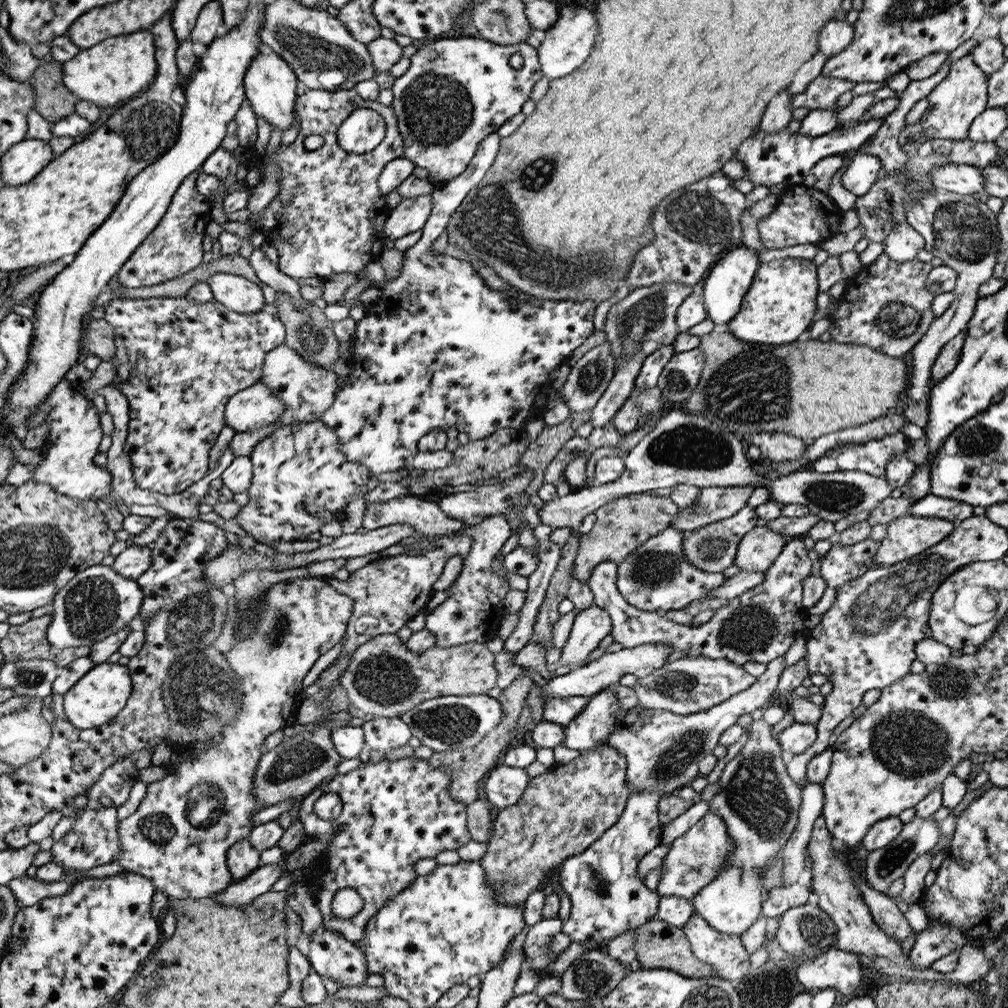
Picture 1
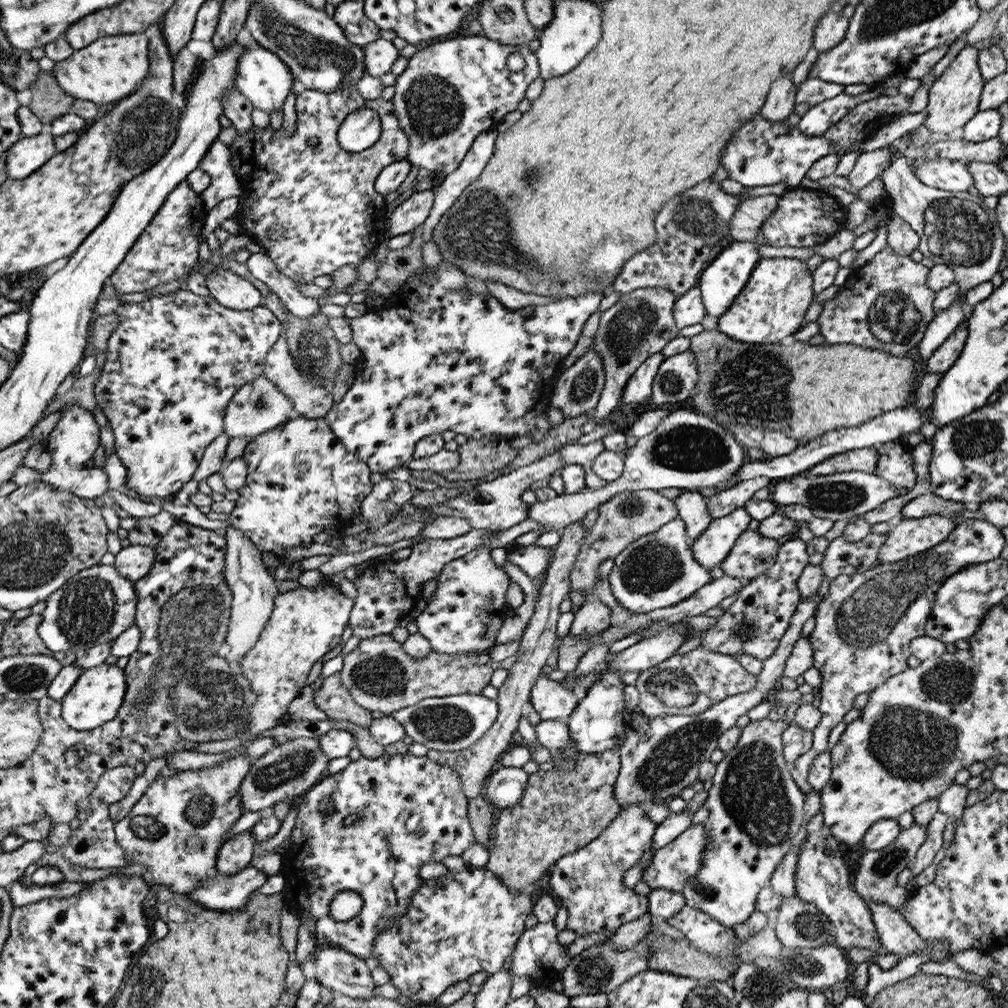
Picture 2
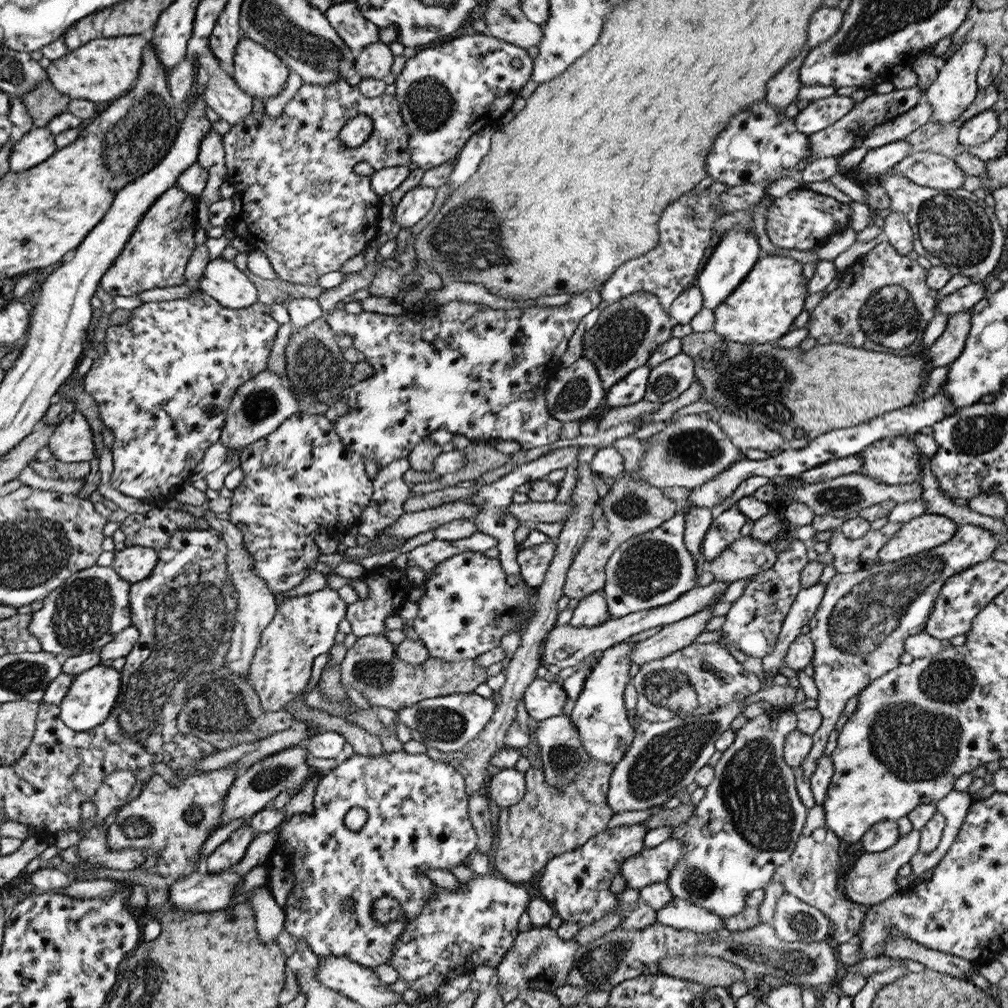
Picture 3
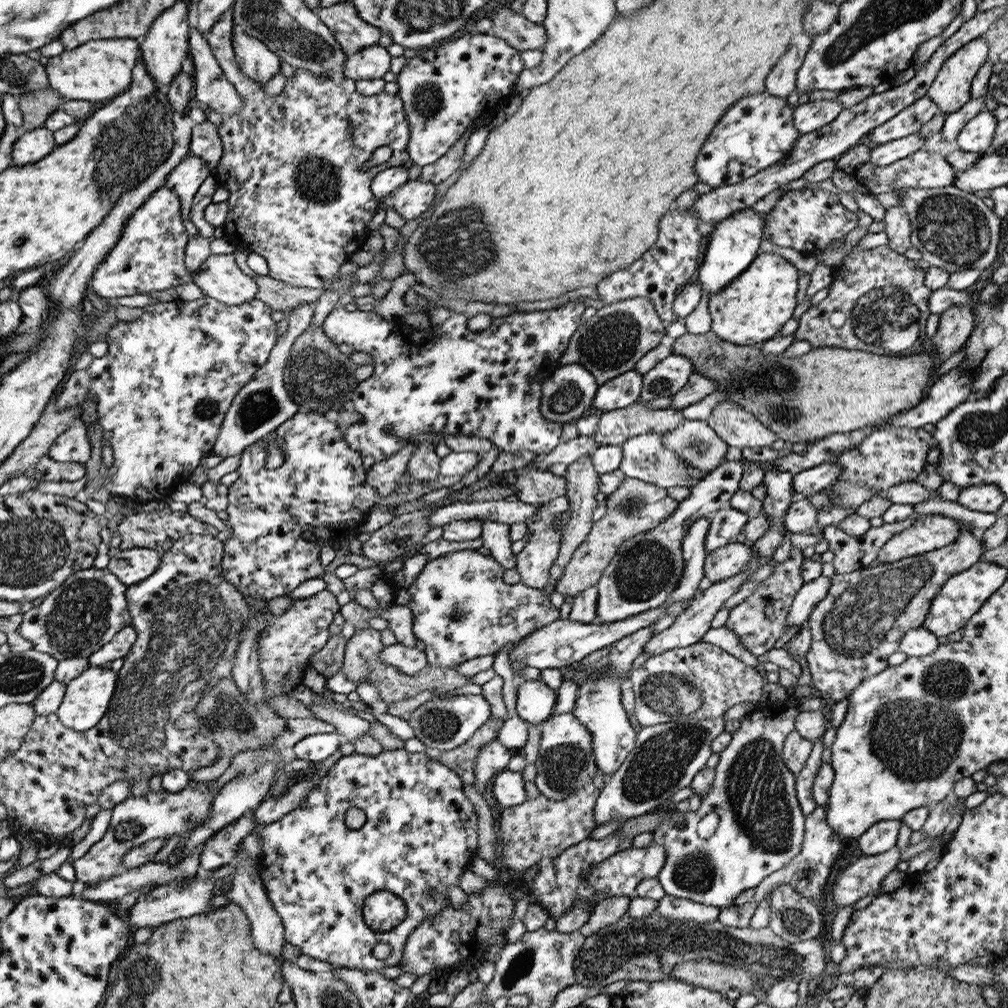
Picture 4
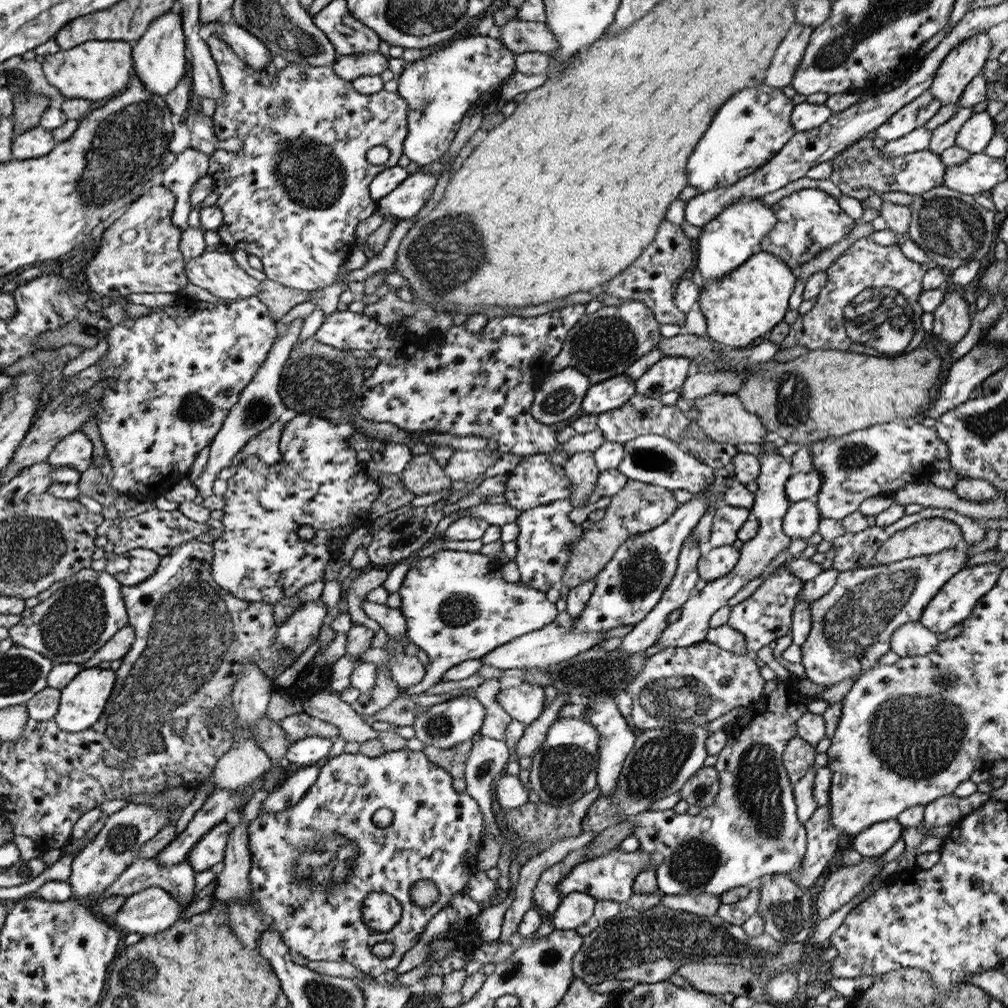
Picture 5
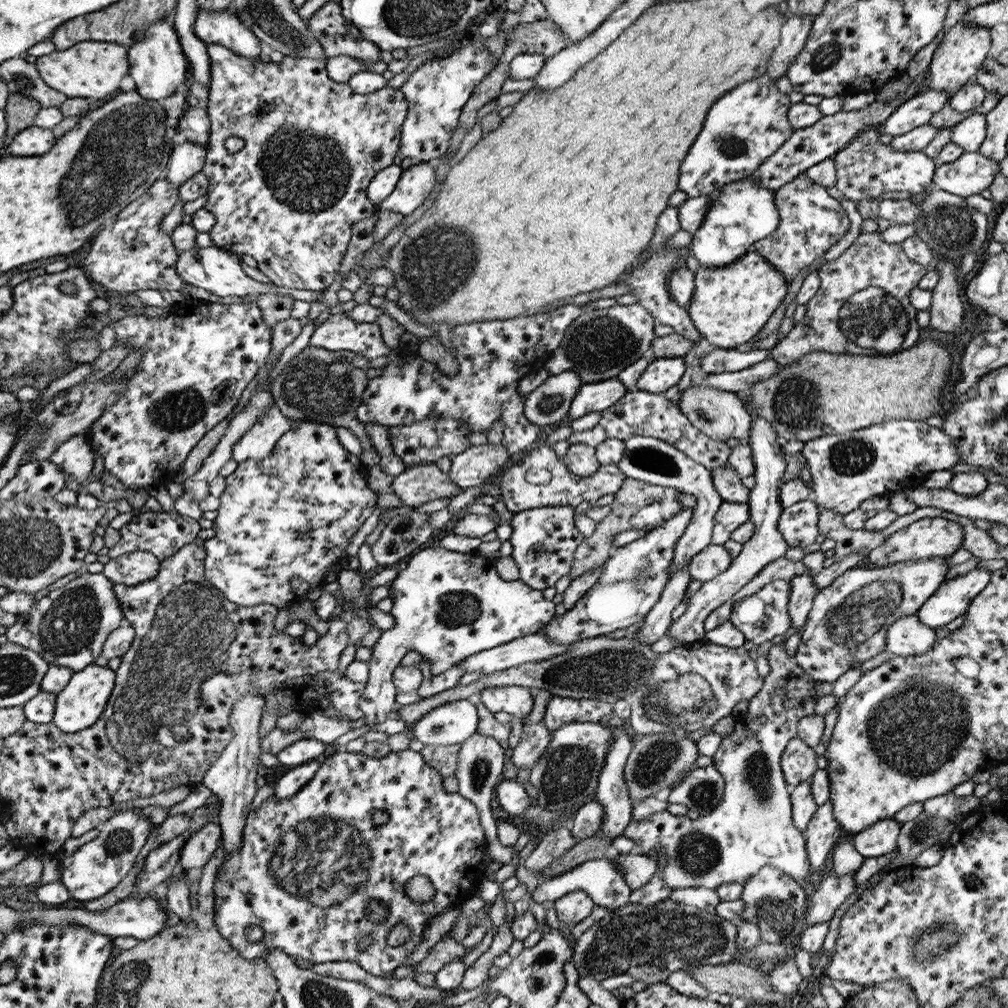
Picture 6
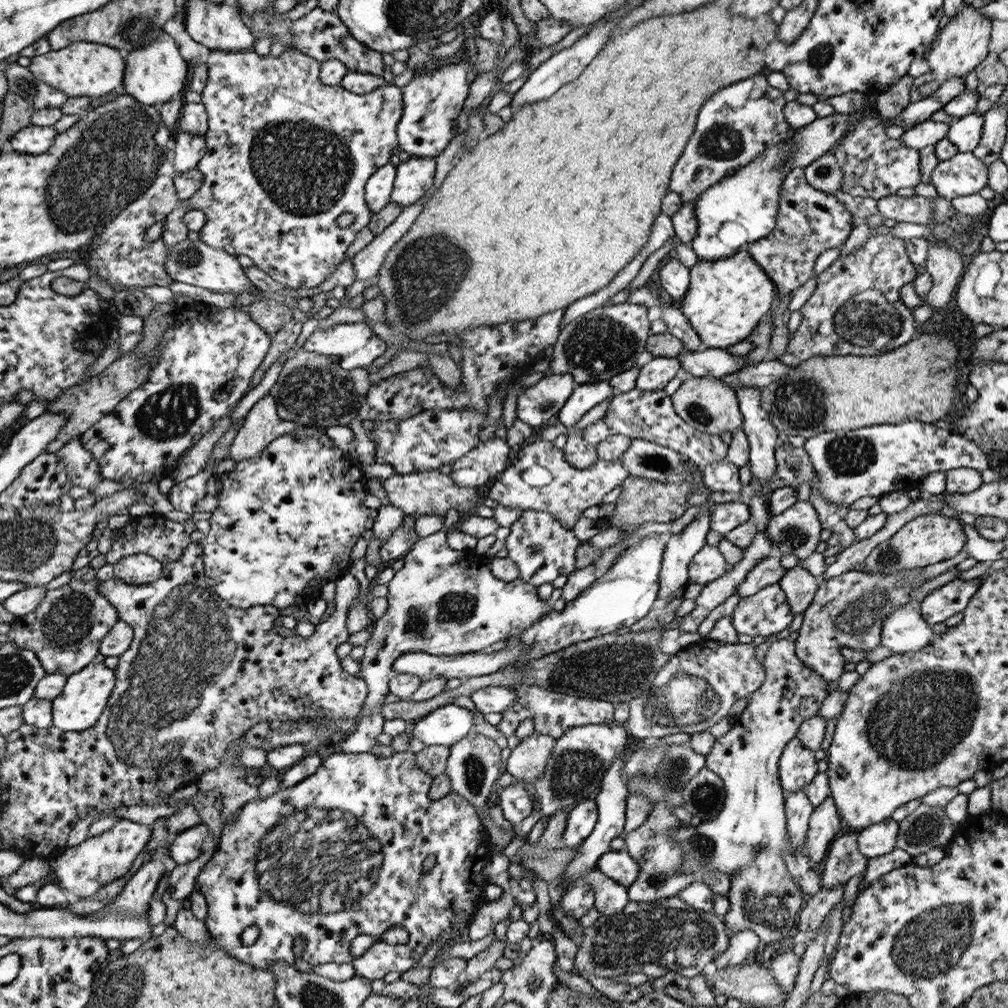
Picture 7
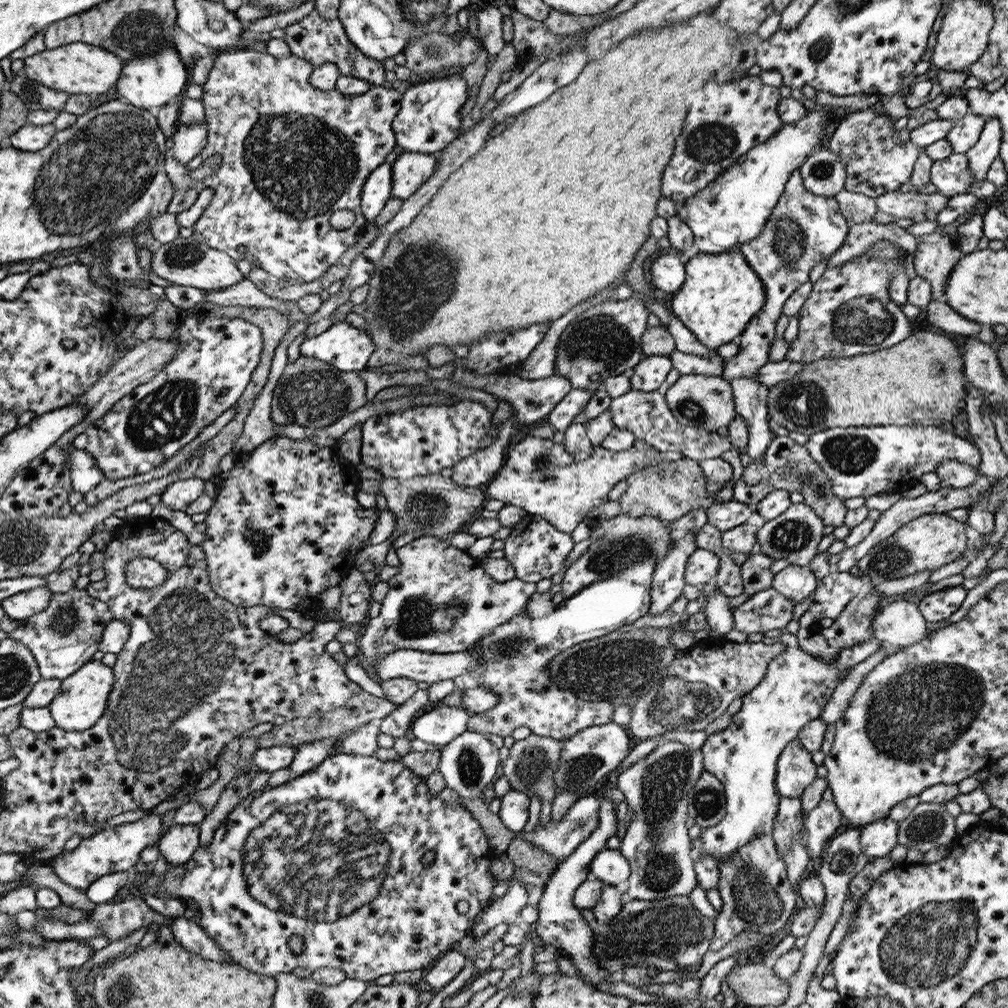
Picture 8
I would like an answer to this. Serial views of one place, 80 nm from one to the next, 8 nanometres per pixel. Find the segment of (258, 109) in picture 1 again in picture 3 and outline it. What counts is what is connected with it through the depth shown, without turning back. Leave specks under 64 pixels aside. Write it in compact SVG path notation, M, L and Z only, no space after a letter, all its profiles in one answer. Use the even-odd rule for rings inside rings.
M242 38L234 54L232 78L245 94L261 98L264 103L278 96L290 74L285 62L262 44Z

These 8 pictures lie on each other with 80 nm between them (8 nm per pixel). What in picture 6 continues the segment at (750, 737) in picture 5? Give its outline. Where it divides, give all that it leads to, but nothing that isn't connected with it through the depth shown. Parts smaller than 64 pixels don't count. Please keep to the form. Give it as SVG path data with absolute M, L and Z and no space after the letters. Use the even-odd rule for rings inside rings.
M780 643L773 645L767 652L767 660L769 662L770 672L768 676L763 678L763 685L760 692L758 692L754 698L749 700L748 713L746 714L744 724L742 724L742 726L736 726L736 728L734 727L734 730L722 739L720 748L714 753L713 766L720 772L720 775L722 775L722 779L724 779L725 782L723 799L718 803L718 806L710 812L710 814L700 816L696 820L691 820L687 816L678 817L672 815L665 809L660 812L652 813L652 815L649 815L640 821L631 821L631 823L624 829L623 835L626 838L641 842L641 848L636 848L636 850L640 850L640 854L648 854L649 850L656 845L660 845L666 851L668 860L662 873L665 887L670 887L672 890L692 887L704 887L715 890L717 886L723 884L738 883L740 885L745 883L749 876L758 872L762 865L778 867L782 872L790 875L793 879L804 878L804 881L806 881L811 875L810 863L806 852L805 833L798 830L796 826L794 826L794 821L792 820L792 807L789 797L790 789L786 784L786 779L784 779L784 774L782 773L781 756L788 742L797 736L797 723L801 721L801 718L815 714L815 706L820 697L819 692L815 689L818 682L812 680L810 675L795 661L795 659L788 655L784 644Z

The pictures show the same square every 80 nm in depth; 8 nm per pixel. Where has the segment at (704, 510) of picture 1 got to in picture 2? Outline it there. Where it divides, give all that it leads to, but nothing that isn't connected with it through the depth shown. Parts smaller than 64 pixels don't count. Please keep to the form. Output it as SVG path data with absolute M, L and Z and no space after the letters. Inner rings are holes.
M759 476L756 478L749 478L735 483L725 492L707 496L705 498L706 510L710 514L710 520L722 518L732 514L732 511L743 508L746 502L749 502L754 493L764 487L771 487L773 480L767 476Z

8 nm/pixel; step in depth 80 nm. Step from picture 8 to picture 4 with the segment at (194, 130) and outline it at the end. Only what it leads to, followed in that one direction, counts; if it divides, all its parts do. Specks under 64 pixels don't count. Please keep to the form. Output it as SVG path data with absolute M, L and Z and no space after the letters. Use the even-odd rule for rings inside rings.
M192 152L186 160L174 167L167 176L165 187L172 189L180 199L180 217L188 236L198 235L198 229L190 219L190 208L194 195L208 175L212 174L206 162L193 156Z

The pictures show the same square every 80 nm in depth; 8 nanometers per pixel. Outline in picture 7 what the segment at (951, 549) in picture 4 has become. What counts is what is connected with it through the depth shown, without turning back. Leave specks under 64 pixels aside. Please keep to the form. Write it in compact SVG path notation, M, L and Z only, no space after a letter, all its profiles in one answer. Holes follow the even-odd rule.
M861 567L840 576L820 580L818 590L812 602L803 612L802 628L798 630L795 642L796 656L824 680L835 686L835 682L846 671L848 665L842 654L846 648L856 651L870 652L880 643L882 621L895 609L910 603L908 594L912 589L920 587L924 582L932 579L920 579L926 568L908 569L898 573L864 573ZM912 578L916 580L911 586ZM898 582L898 585L896 585Z

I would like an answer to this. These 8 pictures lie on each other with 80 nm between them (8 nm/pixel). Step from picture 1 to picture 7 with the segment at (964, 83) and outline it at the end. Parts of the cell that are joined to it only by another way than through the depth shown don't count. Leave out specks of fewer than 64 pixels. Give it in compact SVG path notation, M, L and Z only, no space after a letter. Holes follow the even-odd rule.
M966 4L956 16L950 18L938 36L938 46L926 54L934 80L942 85L953 77L964 79L968 73L975 70L989 54L991 29L992 21L984 18L978 9L969 4Z

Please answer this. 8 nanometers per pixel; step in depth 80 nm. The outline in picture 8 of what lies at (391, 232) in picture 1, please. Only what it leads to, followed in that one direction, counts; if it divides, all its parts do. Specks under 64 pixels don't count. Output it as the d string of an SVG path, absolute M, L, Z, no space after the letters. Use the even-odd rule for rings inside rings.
M402 152L391 164L393 183L392 197L405 201L433 175L437 160L442 152L420 154L420 152Z

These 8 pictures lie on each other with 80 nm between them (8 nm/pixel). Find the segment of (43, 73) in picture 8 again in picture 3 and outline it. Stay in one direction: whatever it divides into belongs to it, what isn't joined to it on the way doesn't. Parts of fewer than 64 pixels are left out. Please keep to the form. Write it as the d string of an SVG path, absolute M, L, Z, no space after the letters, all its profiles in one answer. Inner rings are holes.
M120 36L113 38L100 38L92 40L85 47L78 48L76 51L70 51L66 56L58 60L54 60L45 69L49 75L50 81L56 86L58 92L69 96L73 99L86 99L90 102L110 102L110 100L120 99L124 94L128 94L130 90L136 87L137 80L141 76L142 64L145 52L149 44L143 36Z

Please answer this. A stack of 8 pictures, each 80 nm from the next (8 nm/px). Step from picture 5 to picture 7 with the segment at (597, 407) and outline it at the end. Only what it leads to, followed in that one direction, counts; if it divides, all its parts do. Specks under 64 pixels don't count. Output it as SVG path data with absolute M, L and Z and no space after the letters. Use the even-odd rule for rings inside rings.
M607 381L577 385L557 412L554 422L563 424L568 429L573 428L590 408L606 398L614 398L613 390L613 386Z

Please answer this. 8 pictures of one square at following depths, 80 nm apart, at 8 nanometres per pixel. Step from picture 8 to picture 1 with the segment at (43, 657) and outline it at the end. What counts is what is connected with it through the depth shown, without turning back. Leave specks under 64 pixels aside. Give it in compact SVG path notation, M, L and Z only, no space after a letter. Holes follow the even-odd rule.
M110 566L86 568L62 587L54 598L52 622L46 630L46 639L54 648L92 646L116 632L129 627L131 620L141 612L144 591L138 580L122 577Z

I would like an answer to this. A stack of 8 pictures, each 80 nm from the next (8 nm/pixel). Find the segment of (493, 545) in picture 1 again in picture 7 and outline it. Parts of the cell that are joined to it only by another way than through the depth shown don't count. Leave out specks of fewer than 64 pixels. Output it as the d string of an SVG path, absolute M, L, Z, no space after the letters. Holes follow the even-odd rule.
M445 529L420 538L416 544L402 557L404 567L387 584L389 594L387 596L388 607L381 618L373 619L370 631L372 636L366 642L364 657L361 660L361 678L368 685L369 694L365 698L364 708L366 715L355 726L355 730L342 742L342 750L345 753L370 753L373 750L376 739L383 732L385 719L381 708L384 699L389 692L389 680L393 675L393 664L406 652L425 652L433 655L465 655L482 650L489 650L502 643L508 636L516 636L520 632L526 632L526 628L534 626L541 616L552 611L552 603L542 600L537 593L537 588L524 582L520 577L510 582L498 580L490 573L490 559L485 556L475 556L473 553L452 550L447 544L447 532Z

